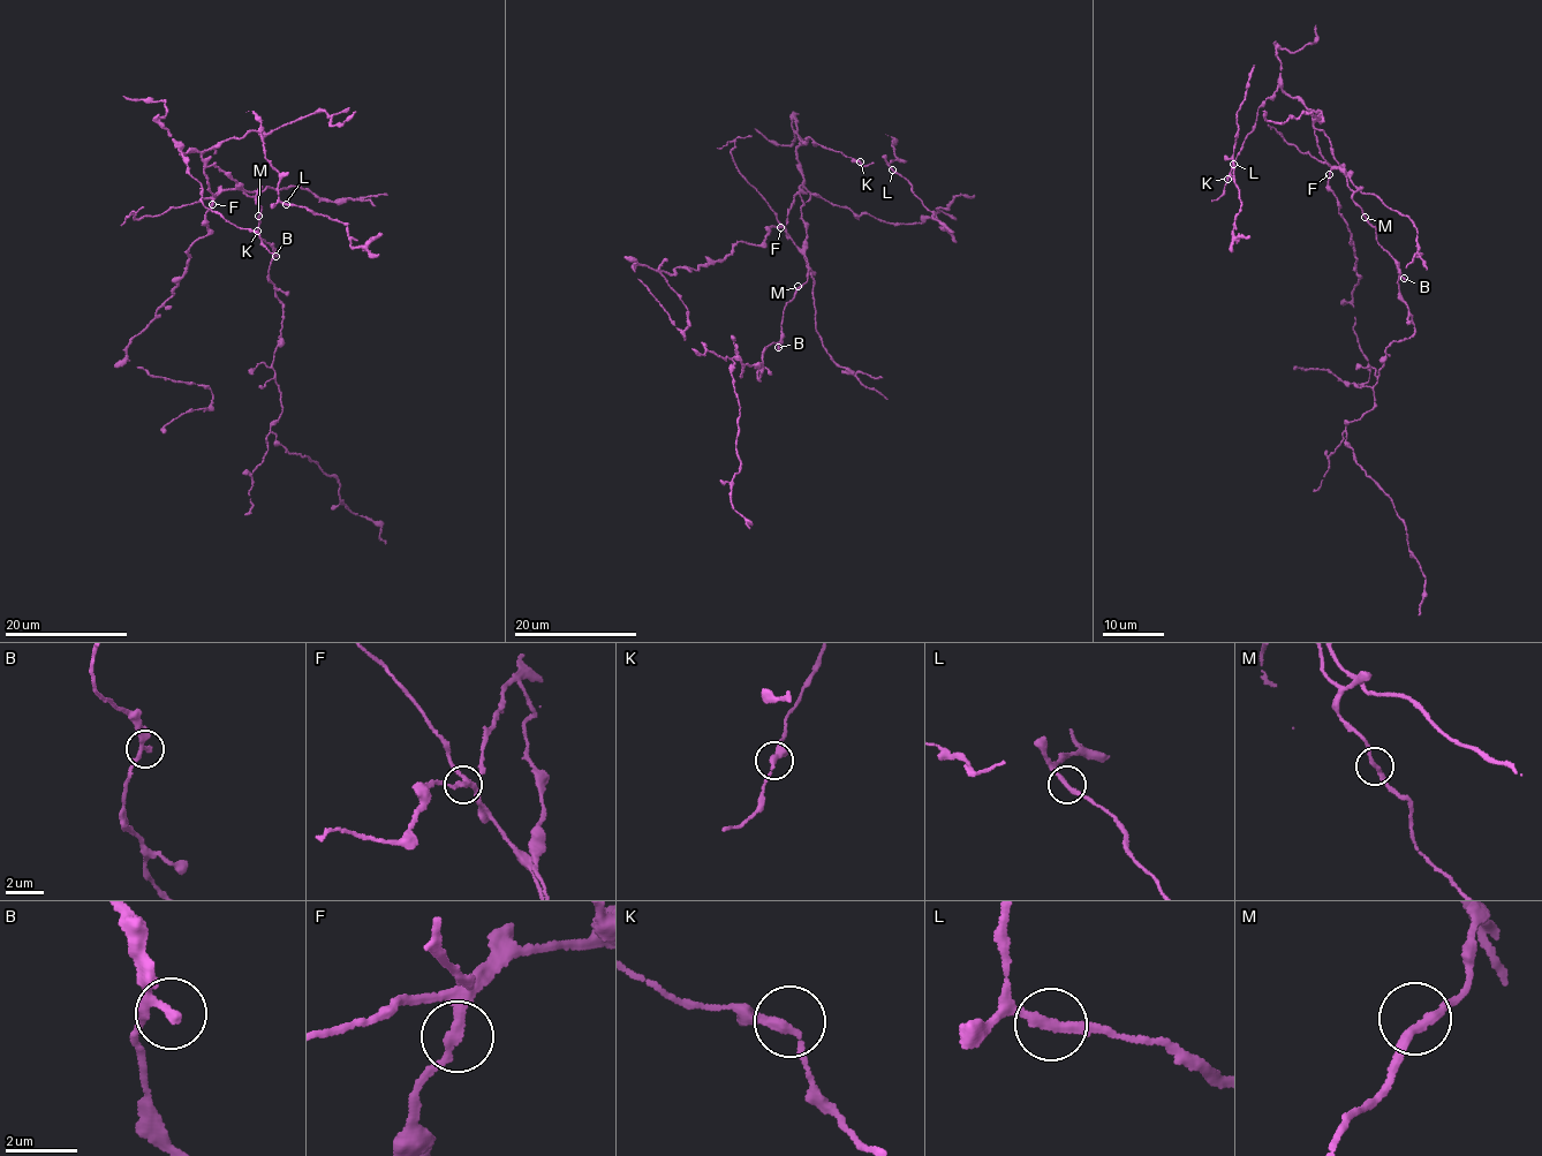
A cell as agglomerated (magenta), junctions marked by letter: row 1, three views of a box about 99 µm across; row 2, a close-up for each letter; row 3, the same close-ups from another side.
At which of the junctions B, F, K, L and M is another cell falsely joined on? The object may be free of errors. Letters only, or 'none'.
F

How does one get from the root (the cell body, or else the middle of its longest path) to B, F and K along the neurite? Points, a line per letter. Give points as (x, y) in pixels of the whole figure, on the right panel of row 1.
B: (1365, 218), (1375, 228), (1376, 239), (1392, 256), (1404, 278)
F: (1365, 218), (1354, 201), (1347, 175), (1338, 168), (1330, 173)
K: (1365, 218), (1328, 137), (1315, 128), (1301, 102), (1280, 89), (1257, 107), (1254, 129), (1227, 179)

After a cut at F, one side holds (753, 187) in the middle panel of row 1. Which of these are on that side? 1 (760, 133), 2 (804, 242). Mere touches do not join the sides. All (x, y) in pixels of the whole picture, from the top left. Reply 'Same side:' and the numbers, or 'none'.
Same side: none

